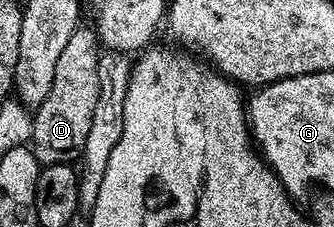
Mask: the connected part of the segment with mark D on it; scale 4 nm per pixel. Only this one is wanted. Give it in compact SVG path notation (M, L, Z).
M78 26L70 34L70 42L66 42L58 58L58 70L54 70L54 86L32 118L30 147L42 166L79 161L86 146L86 134L90 134L90 118L94 102L98 102L98 58L102 45L95 27L84 27Z

